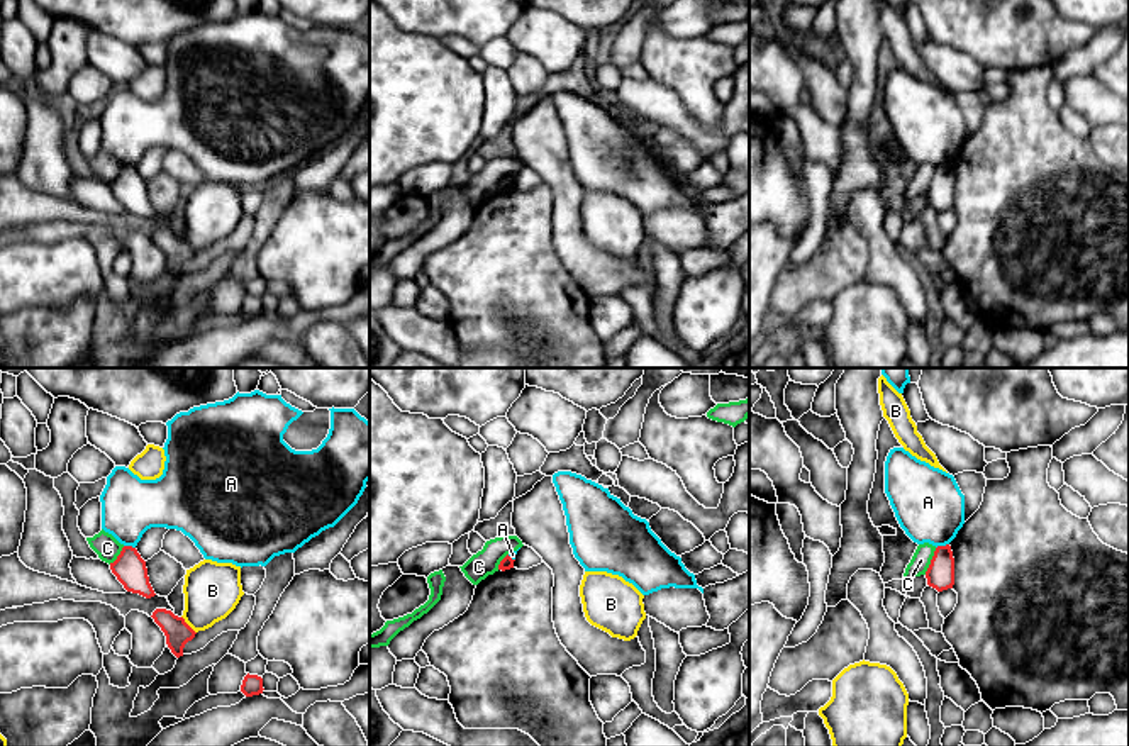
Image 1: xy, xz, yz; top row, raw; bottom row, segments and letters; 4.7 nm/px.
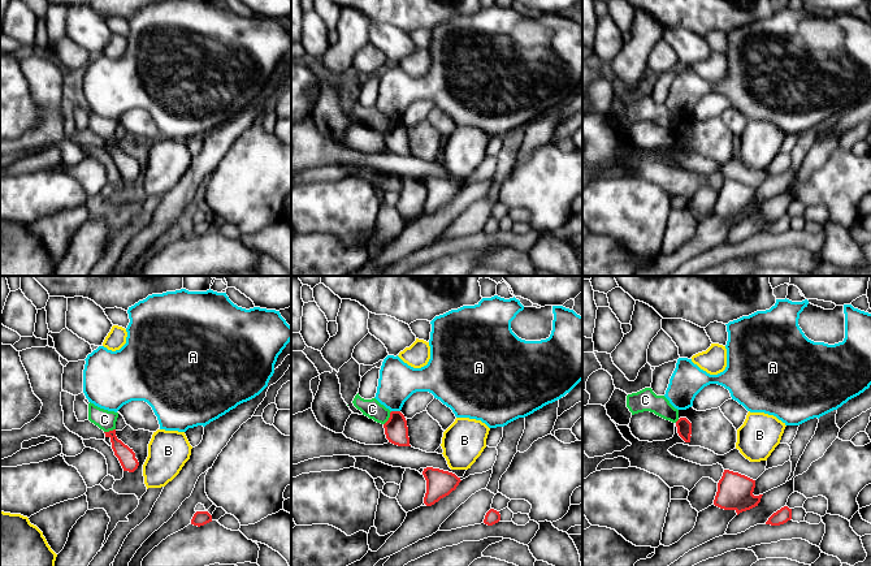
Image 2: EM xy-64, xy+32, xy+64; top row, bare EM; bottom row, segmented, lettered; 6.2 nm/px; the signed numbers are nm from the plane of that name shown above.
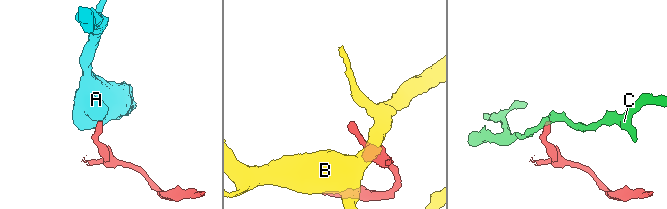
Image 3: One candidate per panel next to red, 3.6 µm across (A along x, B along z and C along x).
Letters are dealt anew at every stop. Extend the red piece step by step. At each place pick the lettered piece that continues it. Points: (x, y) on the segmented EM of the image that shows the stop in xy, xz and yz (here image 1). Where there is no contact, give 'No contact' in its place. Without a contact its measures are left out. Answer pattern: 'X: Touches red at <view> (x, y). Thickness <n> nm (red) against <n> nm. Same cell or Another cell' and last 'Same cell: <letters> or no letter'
A: Touches red at yz (941, 546). Thickness 130 nm (red) against 320 nm. Another cell
B: Touches red at xy (187, 624). Thickness 120 nm (red) against 260 nm. Another cell
C: Touches red at yz (931, 562). Thickness 130 nm (red) against 90 nm. Another cell
Same cell: no letter

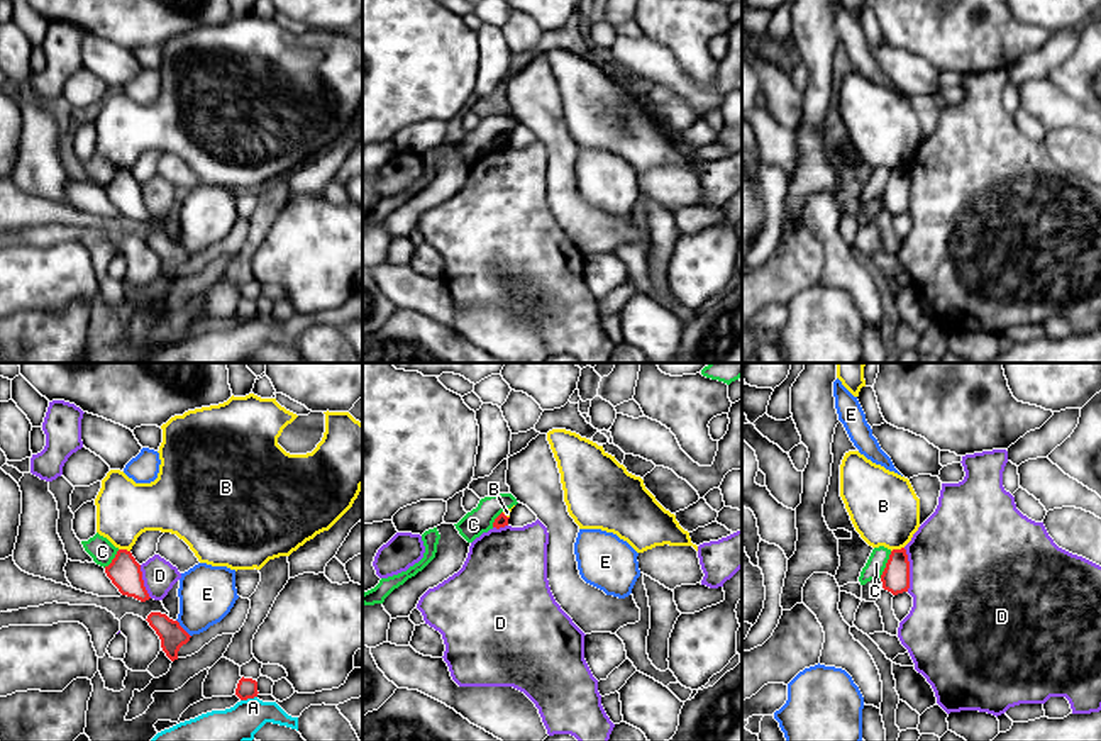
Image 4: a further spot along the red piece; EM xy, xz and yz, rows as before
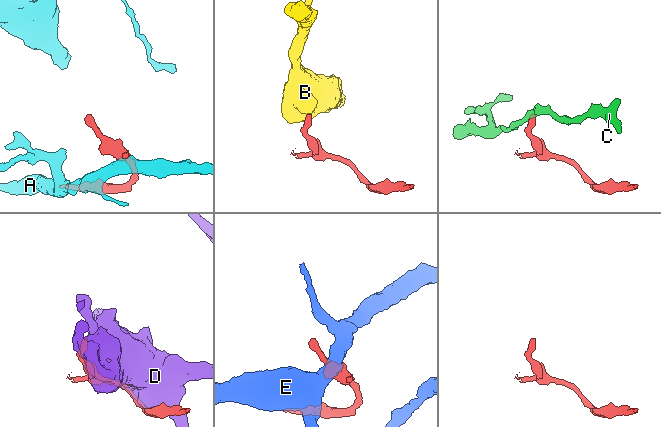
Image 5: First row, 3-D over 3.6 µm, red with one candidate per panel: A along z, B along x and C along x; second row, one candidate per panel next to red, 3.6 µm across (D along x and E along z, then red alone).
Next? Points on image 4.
A: Touches red at xy (248, 697). Thickness 100 nm (red) against 170 nm. Another cell
B: Touches red at yz (896, 550). Thickness 130 nm (red) against 320 nm. Another cell
C: Touches red at yz (886, 565). Thickness 130 nm (red) against 90 nm. Another cell
D: Touches red at yz (908, 570). Thickness 130 nm (red) against 500 nm. Another cell
E: Touches red at xy (182, 628). Thickness 120 nm (red) against 260 nm. Another cell
Same cell: no letter

